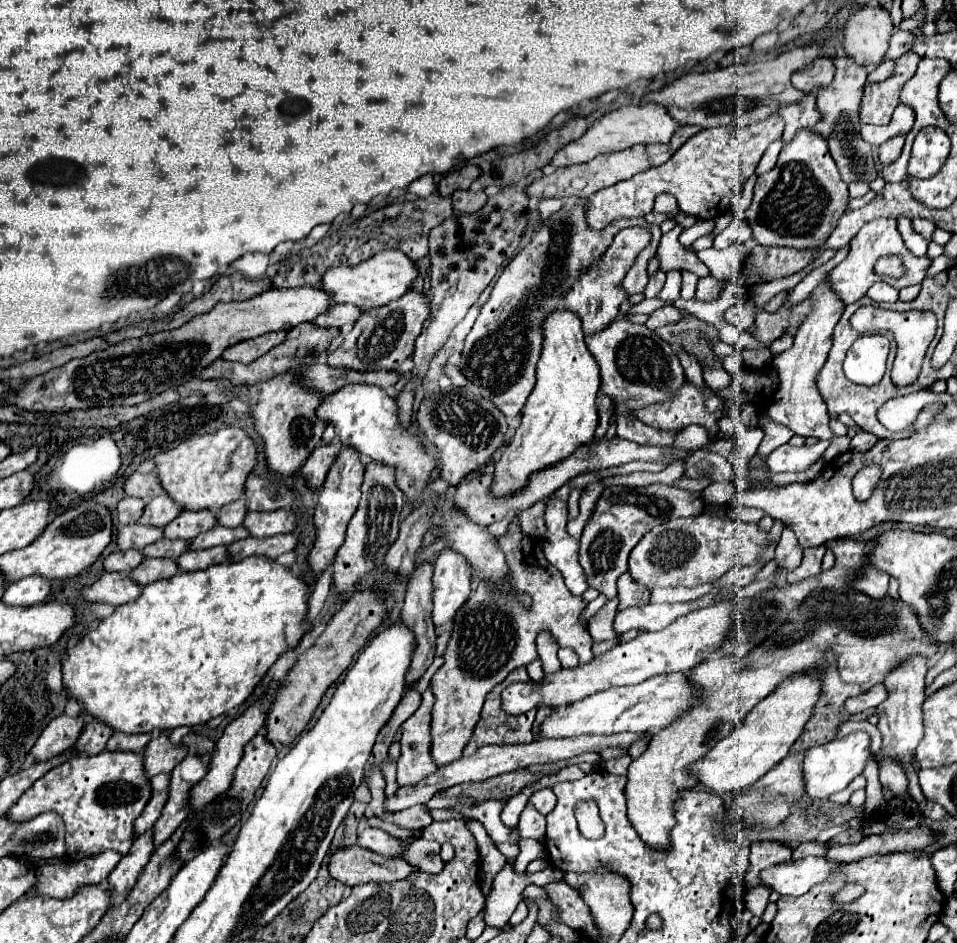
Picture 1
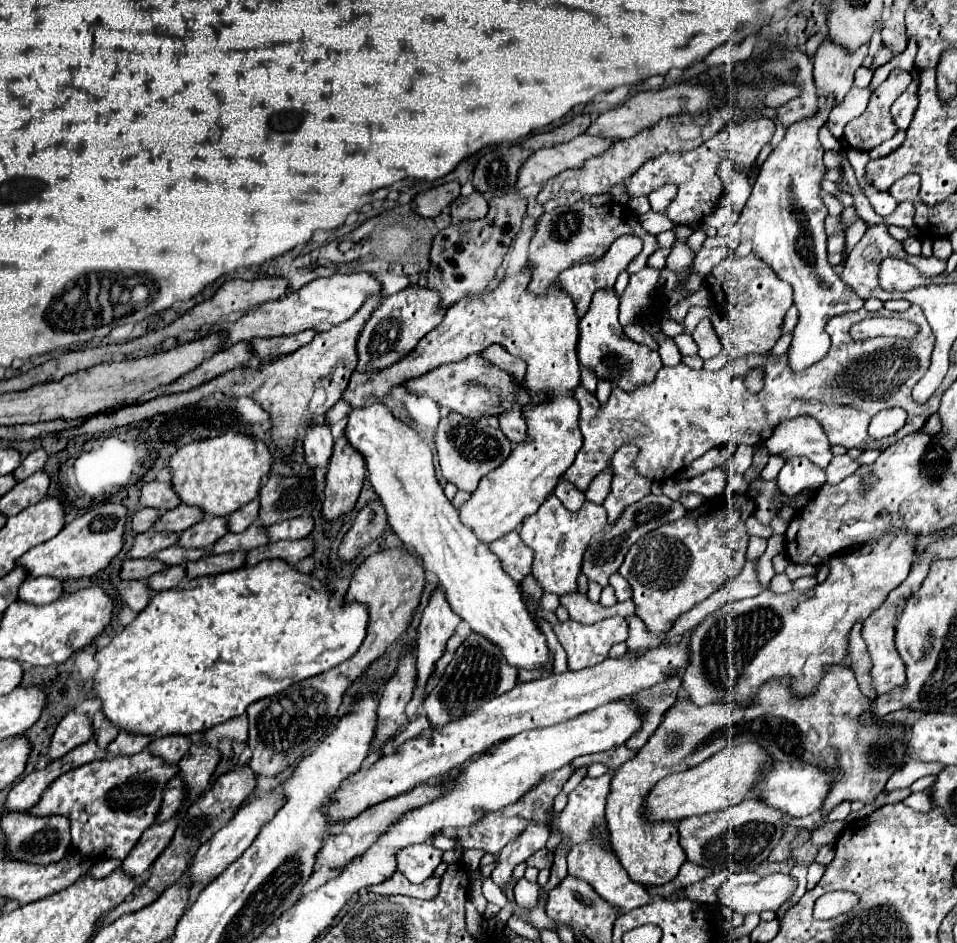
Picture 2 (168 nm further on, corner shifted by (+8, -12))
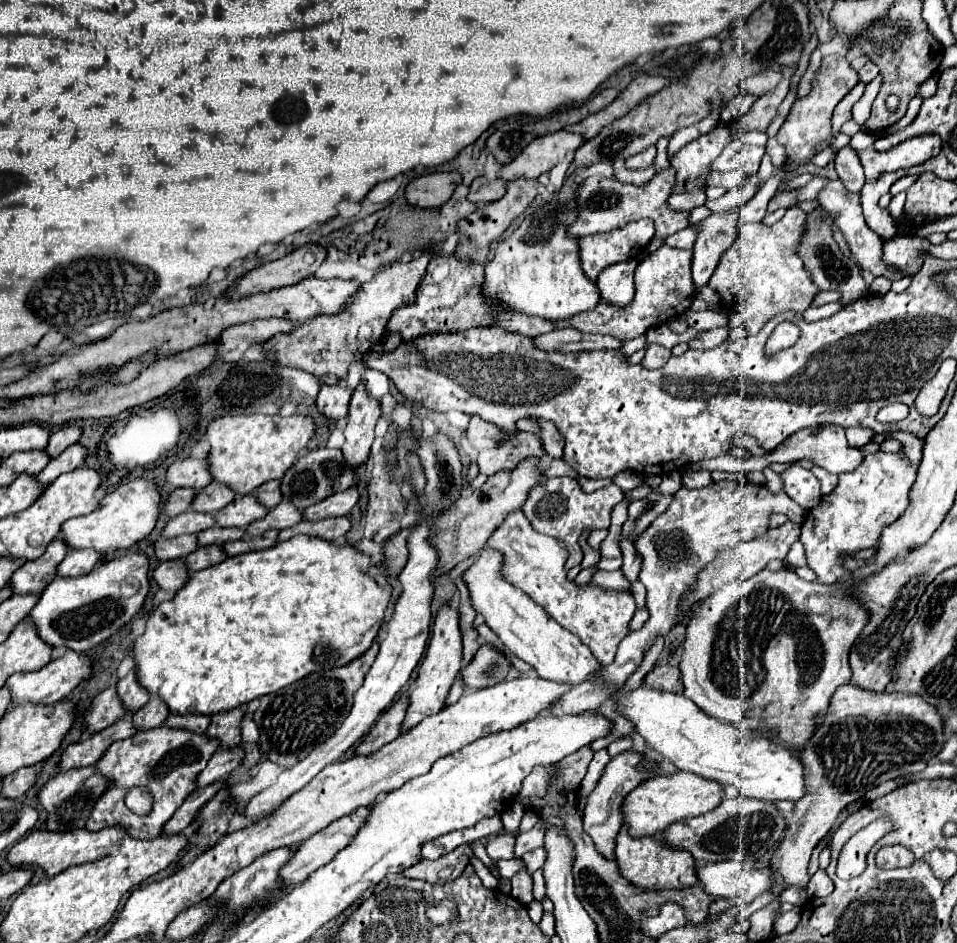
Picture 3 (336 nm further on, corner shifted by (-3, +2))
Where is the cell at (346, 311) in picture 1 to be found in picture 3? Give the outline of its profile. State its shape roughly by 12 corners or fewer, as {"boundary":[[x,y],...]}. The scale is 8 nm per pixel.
{"boundary":[[271,317],[225,329],[219,343],[223,361],[239,361],[251,347],[299,325]]}

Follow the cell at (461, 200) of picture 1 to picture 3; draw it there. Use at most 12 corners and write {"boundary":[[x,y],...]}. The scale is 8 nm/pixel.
{"boundary":[[477,177],[469,185],[471,203],[499,201],[507,191],[503,179]]}

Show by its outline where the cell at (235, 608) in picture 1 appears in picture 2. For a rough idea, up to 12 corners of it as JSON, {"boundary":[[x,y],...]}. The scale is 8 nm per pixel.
{"boundary":[[280,559],[154,593],[104,715],[202,733],[344,663],[362,603]]}

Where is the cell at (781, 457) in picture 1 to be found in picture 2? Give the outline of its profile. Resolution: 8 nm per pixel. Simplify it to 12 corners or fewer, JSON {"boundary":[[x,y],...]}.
{"boundary":[[790,459],[780,471],[780,489],[792,501],[818,489],[826,475],[808,459]]}

